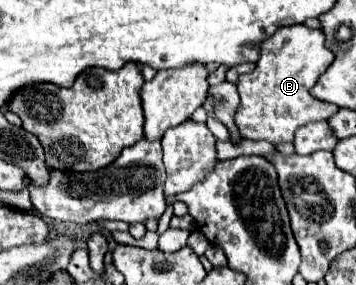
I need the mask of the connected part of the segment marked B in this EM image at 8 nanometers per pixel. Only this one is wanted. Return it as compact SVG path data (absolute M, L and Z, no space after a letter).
M304 24L278 28L278 32L262 44L262 56L256 64L256 70L242 74L238 80L240 106L236 110L234 122L240 136L282 144L292 142L294 132L300 126L320 118L330 118L338 106L316 100L310 96L310 88L332 64L332 60L334 54L324 46L324 34L320 30L310 30Z

